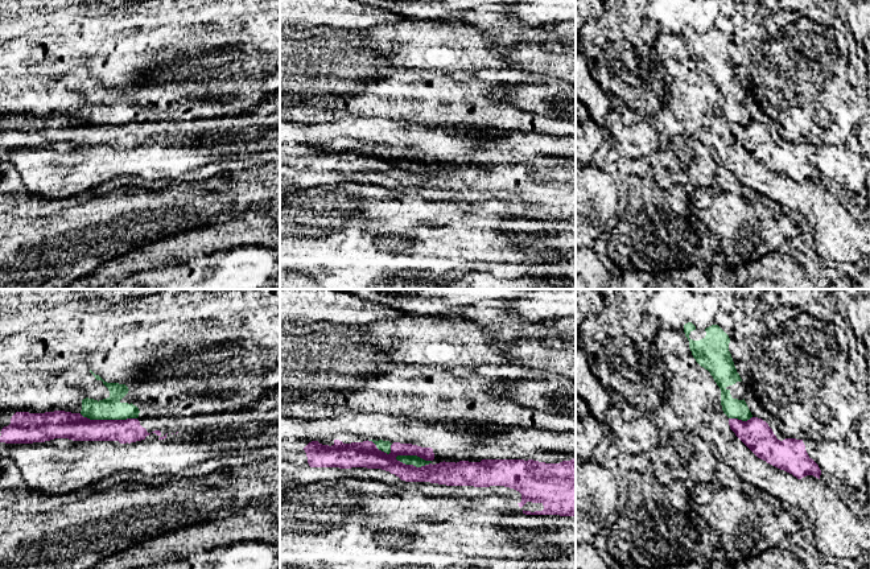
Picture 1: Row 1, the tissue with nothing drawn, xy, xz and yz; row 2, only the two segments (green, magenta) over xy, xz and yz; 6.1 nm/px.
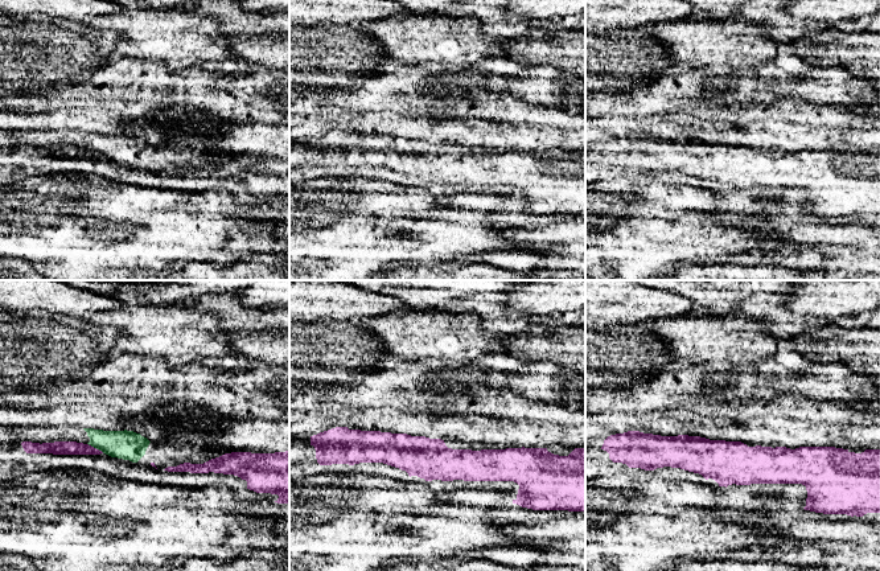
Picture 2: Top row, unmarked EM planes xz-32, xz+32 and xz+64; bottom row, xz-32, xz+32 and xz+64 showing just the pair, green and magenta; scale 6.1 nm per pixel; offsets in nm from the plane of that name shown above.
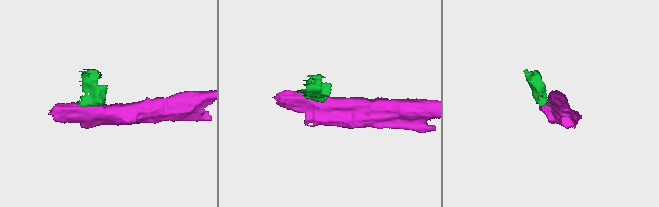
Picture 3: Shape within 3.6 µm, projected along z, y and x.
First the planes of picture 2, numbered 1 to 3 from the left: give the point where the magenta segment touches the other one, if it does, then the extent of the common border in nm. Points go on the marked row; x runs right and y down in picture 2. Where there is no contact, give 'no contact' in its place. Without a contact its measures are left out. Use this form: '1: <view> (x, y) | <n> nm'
1: xz-32 (95, 447) | 120 nm
2: no contact
3: no contact

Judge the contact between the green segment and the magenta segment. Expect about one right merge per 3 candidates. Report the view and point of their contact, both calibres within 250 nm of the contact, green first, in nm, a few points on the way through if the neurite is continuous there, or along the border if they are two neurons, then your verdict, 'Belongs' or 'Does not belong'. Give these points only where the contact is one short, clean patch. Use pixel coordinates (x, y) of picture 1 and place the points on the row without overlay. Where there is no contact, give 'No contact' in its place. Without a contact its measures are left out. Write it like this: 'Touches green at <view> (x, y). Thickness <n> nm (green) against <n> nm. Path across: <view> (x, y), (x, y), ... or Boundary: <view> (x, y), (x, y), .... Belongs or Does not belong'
Touches green at xz (413, 160). Thickness 70 nm (green) against 140 nm. Boundary: xz (395, 161), (419, 160), (431, 168). Does not belong

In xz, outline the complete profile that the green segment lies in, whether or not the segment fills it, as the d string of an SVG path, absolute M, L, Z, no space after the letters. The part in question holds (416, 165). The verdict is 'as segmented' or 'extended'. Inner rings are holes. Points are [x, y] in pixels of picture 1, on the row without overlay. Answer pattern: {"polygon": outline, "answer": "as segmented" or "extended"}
{"polygon": "M397 160L396 164L405 169L413 169L416 172L421 172L421 170L432 168L432 165L425 165L417 160Z", "answer": "as segmented"}

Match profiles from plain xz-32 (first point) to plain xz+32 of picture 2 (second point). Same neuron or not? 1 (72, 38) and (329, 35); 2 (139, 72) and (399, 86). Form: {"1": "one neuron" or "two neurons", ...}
{"1": "one neuron", "2": "one neuron"}

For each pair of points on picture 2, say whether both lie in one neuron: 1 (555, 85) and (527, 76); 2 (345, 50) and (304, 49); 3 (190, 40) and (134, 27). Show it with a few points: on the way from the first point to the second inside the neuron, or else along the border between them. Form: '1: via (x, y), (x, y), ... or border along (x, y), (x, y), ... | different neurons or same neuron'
1: via (549, 85), (537, 85), (534, 82) | same neuron
2: via (334, 50), (315, 50) | same neuron
3: via (176, 37), (148, 35) | same neuron

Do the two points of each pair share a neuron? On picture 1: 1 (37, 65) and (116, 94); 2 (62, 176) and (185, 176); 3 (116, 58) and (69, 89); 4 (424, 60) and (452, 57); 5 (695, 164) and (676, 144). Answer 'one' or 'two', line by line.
1: two
2: one
3: two
4: one
5: one

